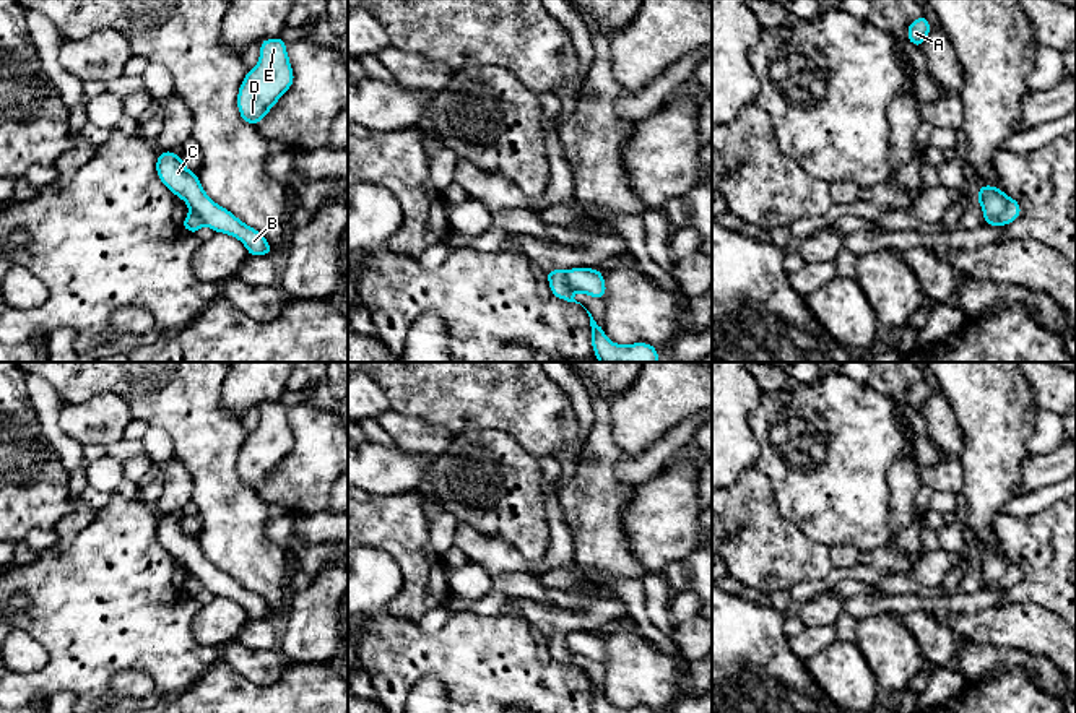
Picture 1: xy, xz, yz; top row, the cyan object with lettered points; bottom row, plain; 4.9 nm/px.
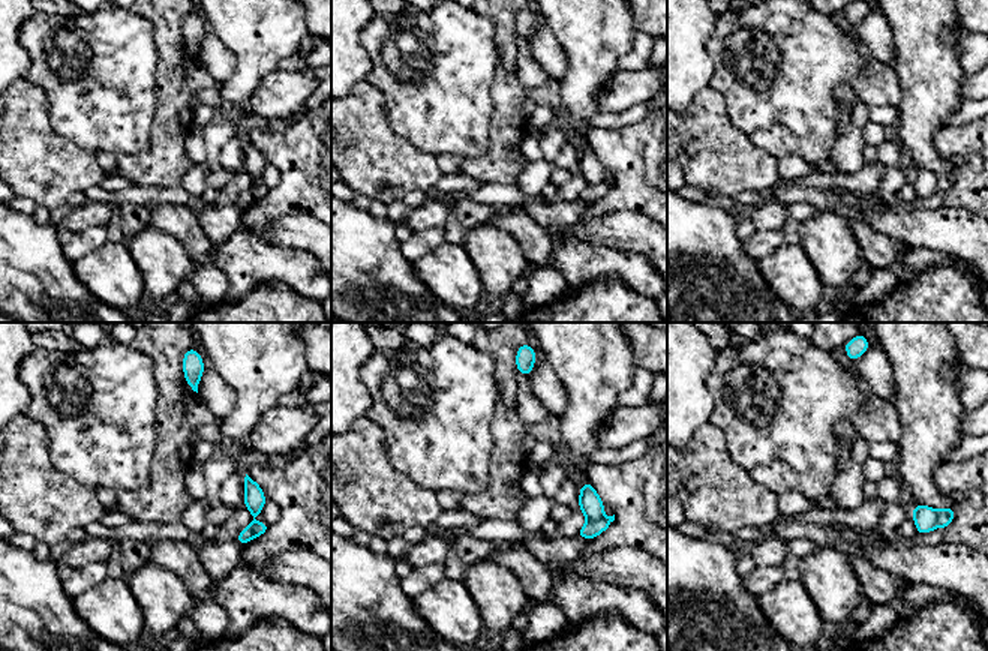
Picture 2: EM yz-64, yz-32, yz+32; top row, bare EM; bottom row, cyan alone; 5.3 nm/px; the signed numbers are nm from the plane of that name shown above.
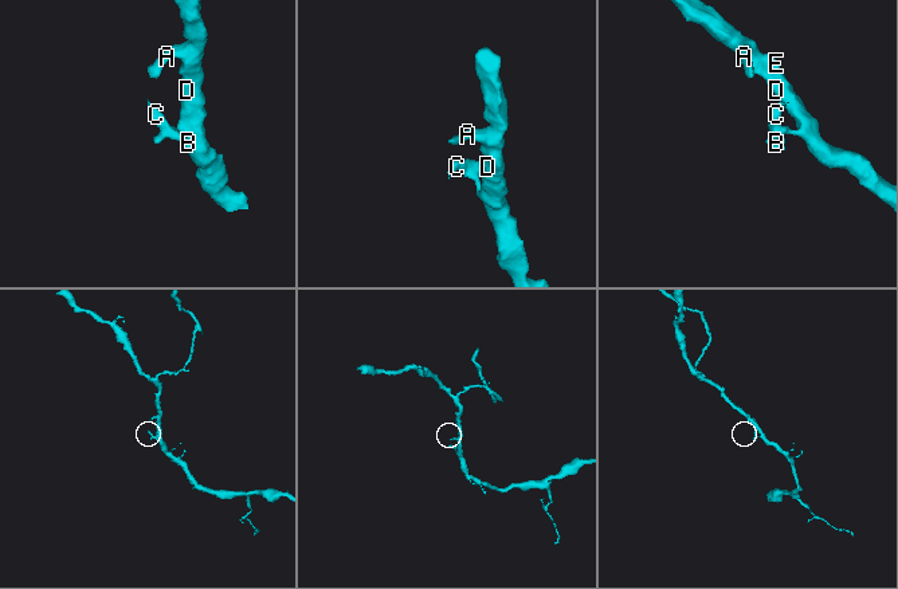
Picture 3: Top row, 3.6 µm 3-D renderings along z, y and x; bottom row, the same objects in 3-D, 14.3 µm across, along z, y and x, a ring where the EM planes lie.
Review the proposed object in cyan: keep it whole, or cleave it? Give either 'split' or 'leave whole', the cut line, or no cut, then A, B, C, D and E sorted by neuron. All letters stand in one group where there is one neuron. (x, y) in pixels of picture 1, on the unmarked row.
split; cut yz (1010, 562), (997, 582), (985, 585); groups A D E / B C

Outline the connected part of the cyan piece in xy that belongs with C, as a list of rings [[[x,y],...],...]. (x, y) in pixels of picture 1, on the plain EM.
[[[174,515],[158,518],[156,536],[159,544],[177,560],[189,573],[198,578],[205,590],[213,596],[223,596],[241,604],[250,620],[273,619],[267,601],[257,593],[247,590],[229,573],[215,567],[203,554],[197,538],[189,534]]]

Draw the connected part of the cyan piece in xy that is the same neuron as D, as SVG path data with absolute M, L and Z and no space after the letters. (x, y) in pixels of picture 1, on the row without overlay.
M283 401L260 406L258 427L247 434L237 455L237 473L245 487L257 489L294 447Z

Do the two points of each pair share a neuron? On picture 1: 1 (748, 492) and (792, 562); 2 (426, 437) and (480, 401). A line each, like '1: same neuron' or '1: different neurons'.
1: same neuron
2: different neurons

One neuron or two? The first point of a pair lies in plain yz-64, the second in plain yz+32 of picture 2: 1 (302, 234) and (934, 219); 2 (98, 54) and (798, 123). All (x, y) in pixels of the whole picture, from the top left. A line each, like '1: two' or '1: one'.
1: one
2: one

